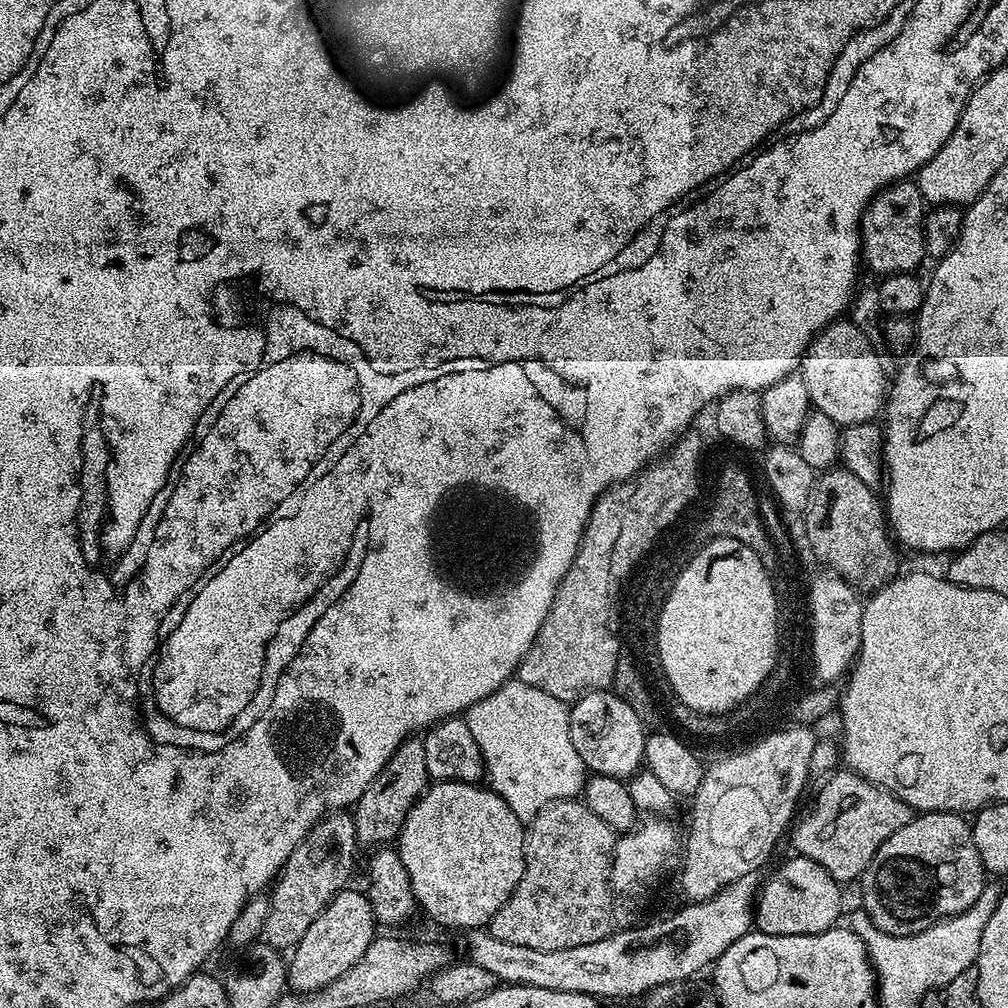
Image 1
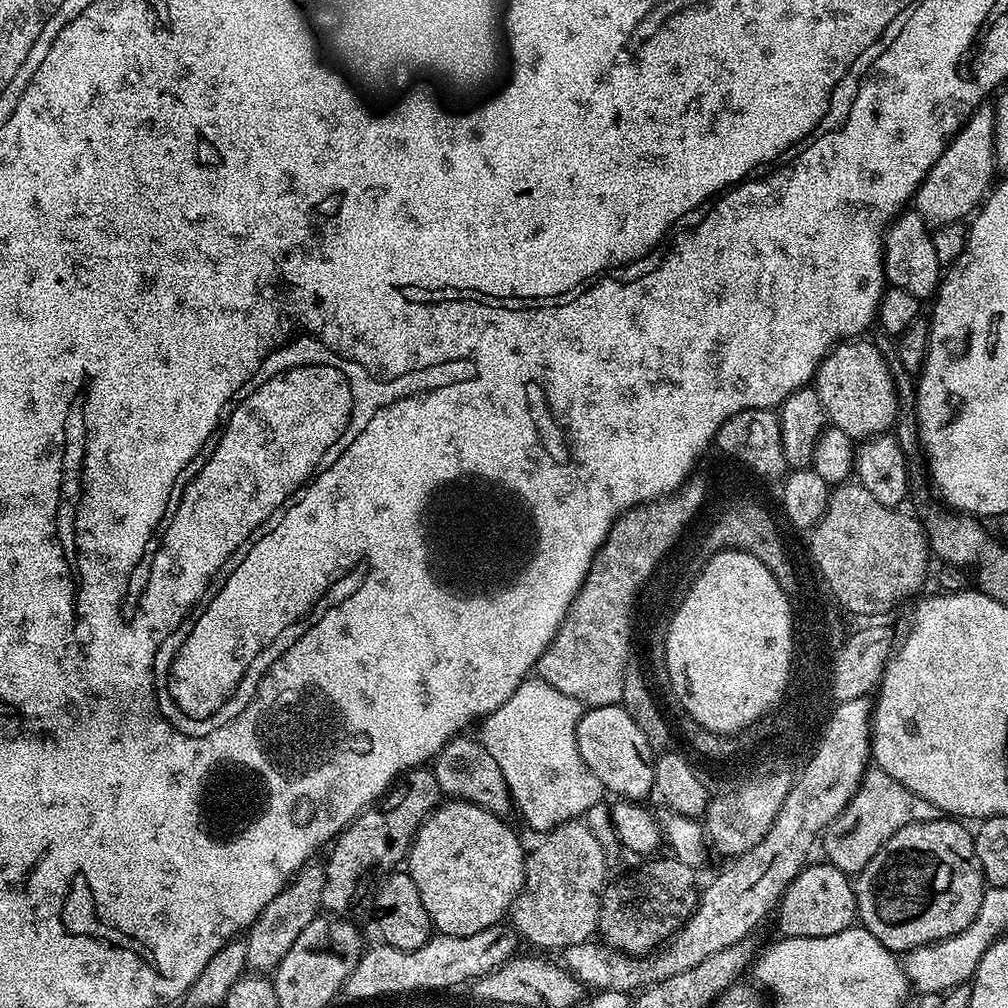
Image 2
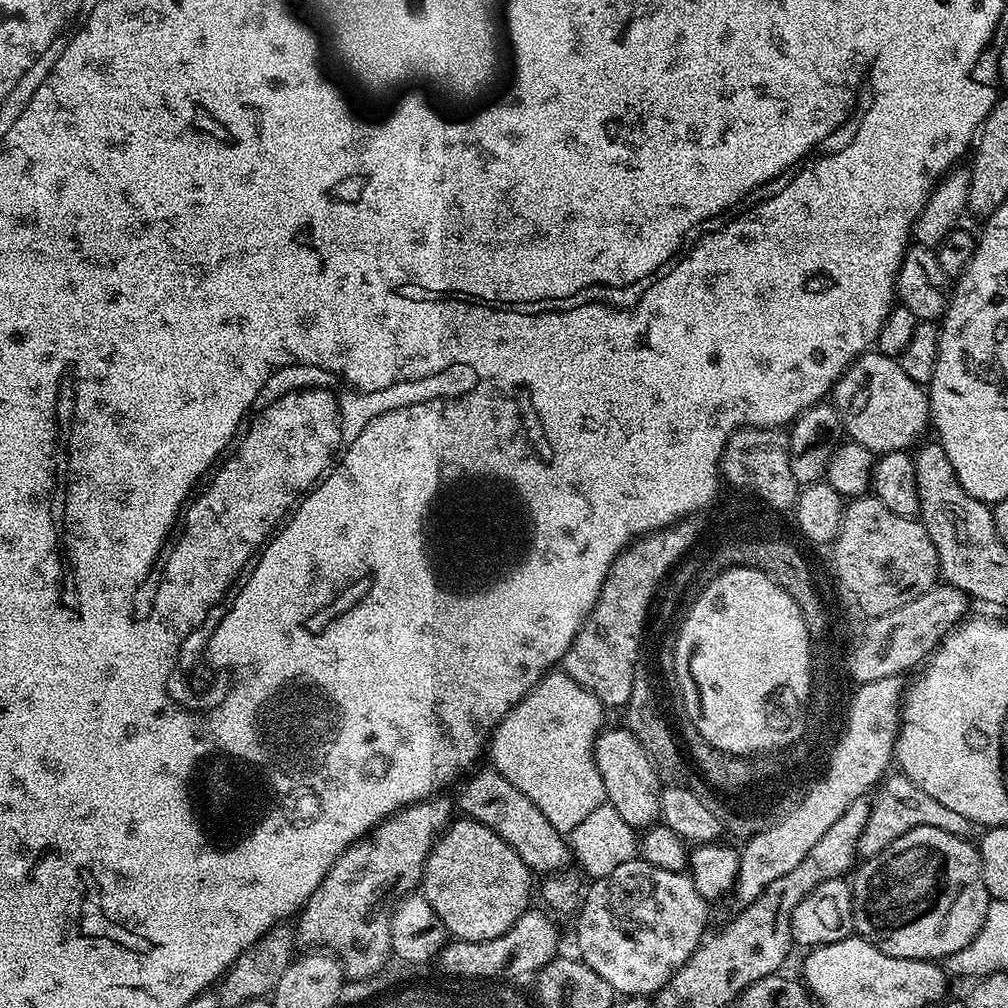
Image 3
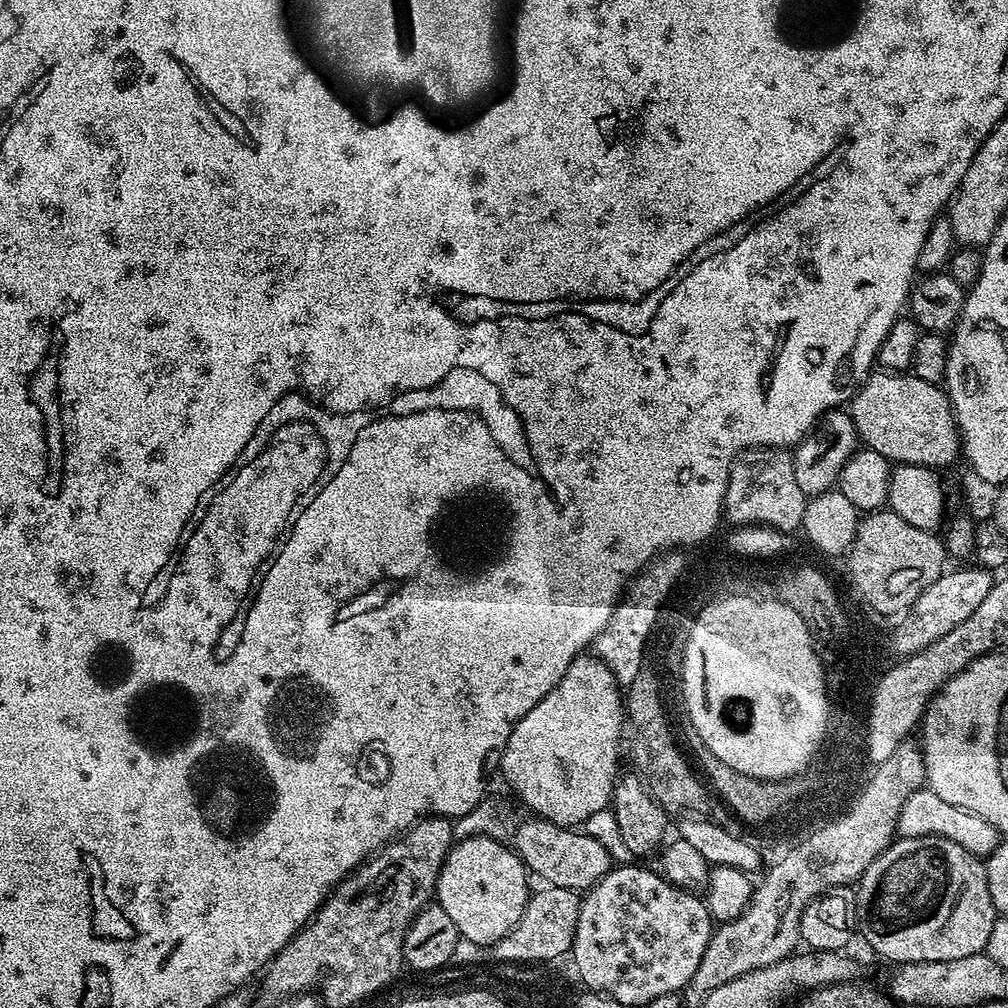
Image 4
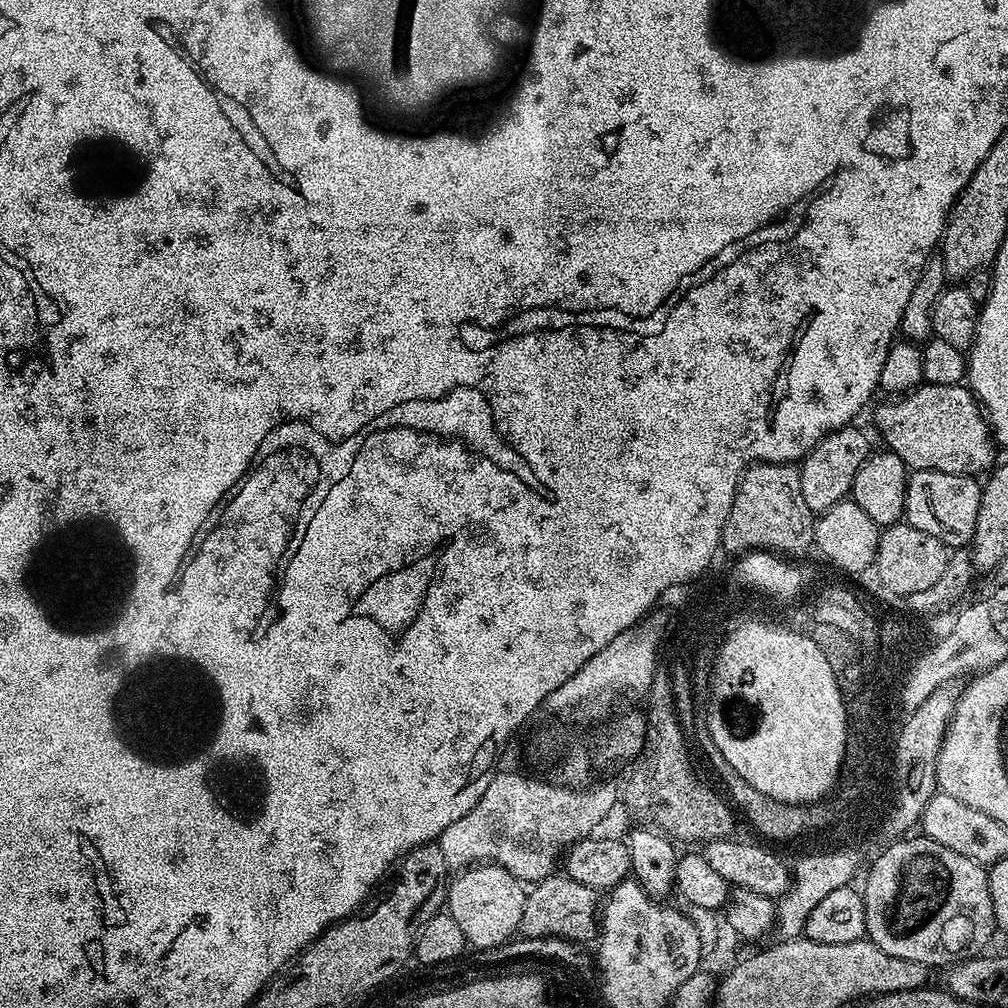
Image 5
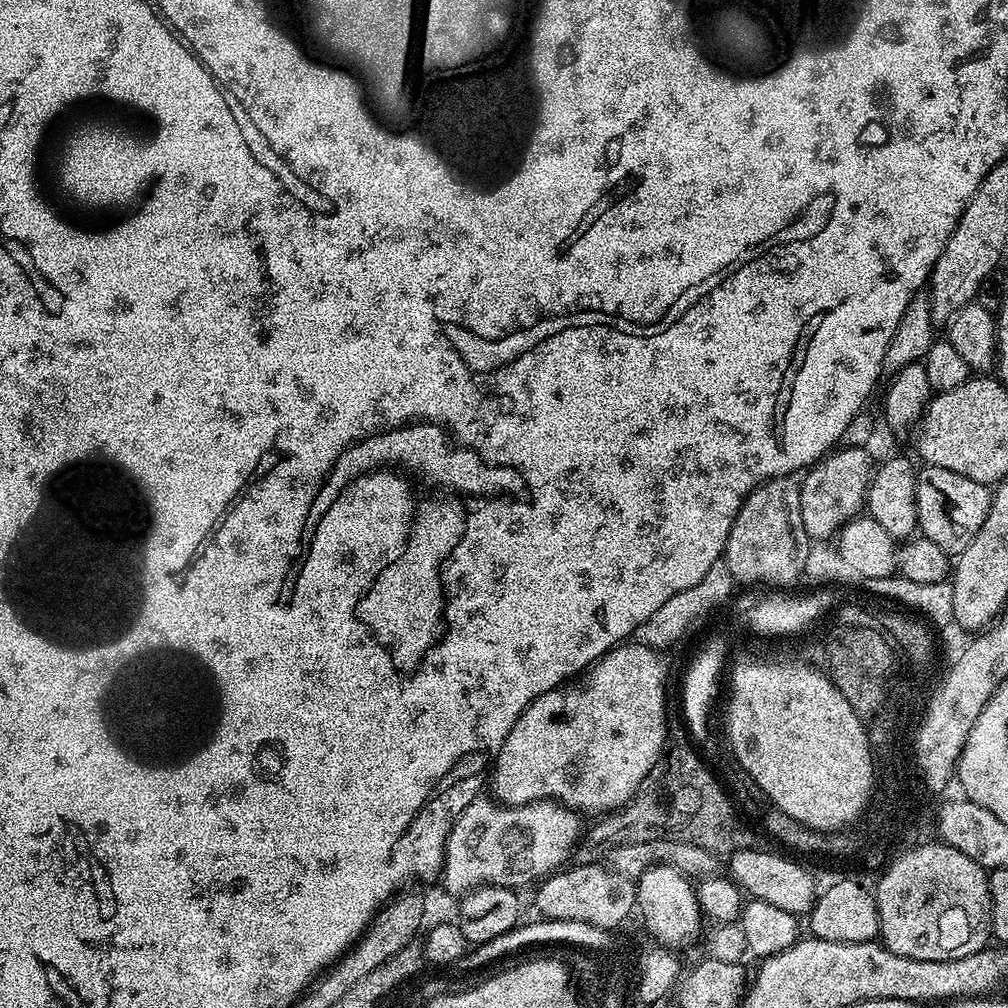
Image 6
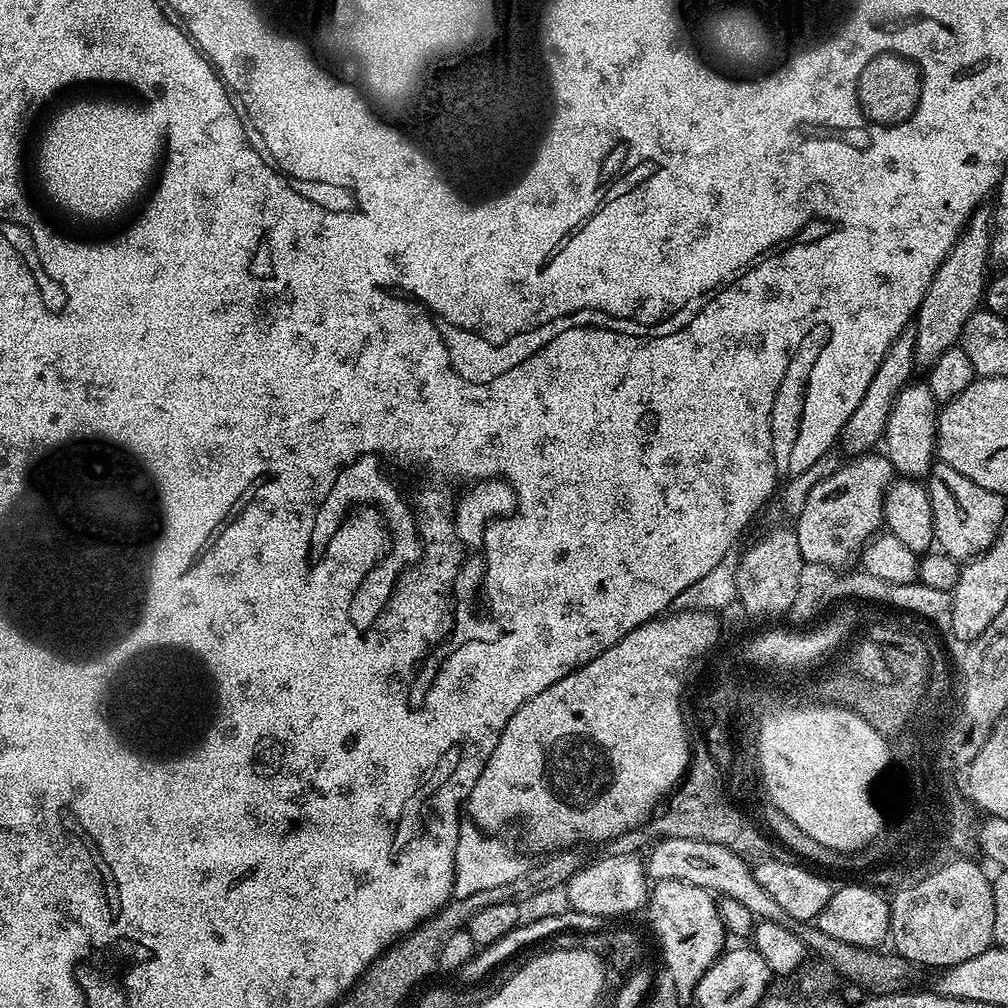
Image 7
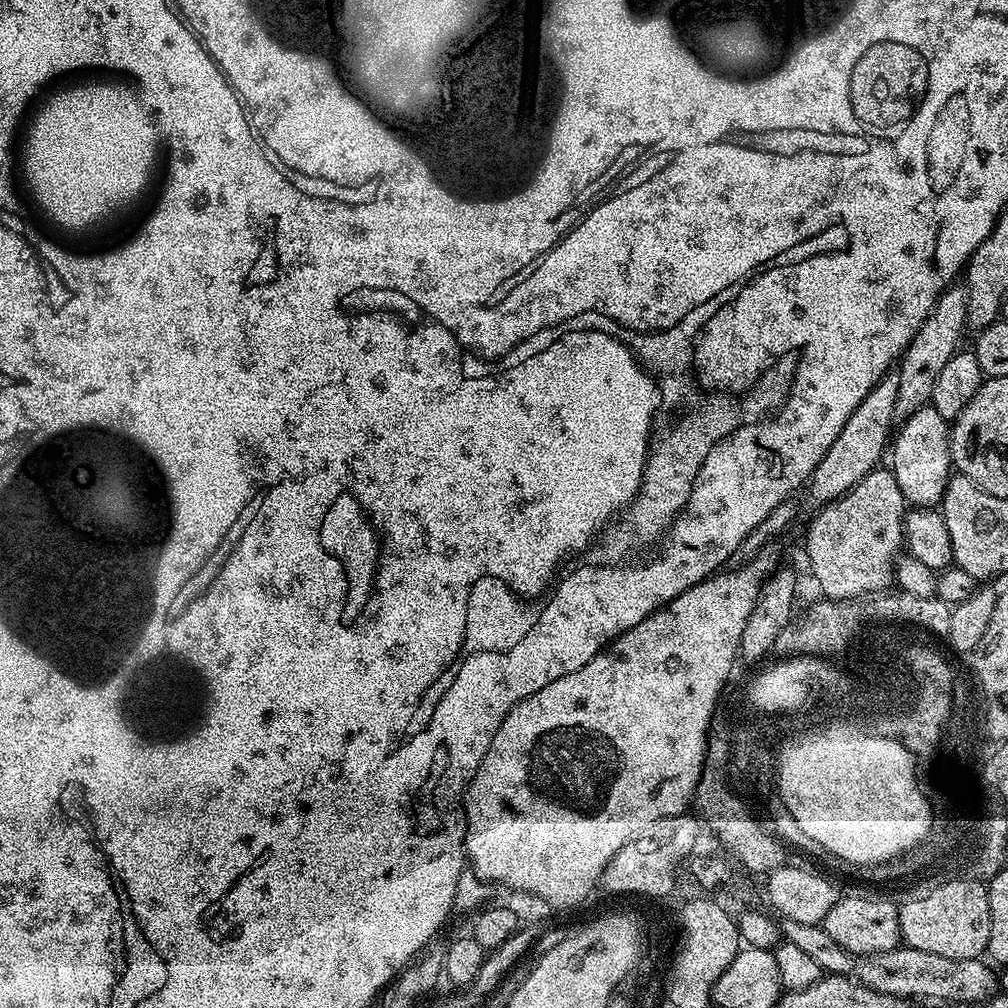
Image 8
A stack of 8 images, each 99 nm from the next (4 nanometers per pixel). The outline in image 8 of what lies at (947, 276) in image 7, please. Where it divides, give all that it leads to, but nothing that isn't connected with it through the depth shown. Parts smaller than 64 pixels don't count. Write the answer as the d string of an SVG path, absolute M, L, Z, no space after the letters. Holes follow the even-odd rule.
M949 286L936 299L935 306L930 310L926 322L914 334L908 349L900 355L898 367L898 396L894 402L893 421L903 422L914 410L925 407L934 394L934 381L938 374L950 362L950 358L961 347L960 335L966 332L968 322L968 303L963 287Z

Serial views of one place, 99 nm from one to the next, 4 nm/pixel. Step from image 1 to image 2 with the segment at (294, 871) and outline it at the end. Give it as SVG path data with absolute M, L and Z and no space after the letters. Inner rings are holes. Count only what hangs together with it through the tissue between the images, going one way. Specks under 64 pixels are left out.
M309 862L292 877L289 884L281 890L258 914L258 918L252 923L252 927L246 932L246 950L248 951L248 968L256 974L272 974L290 954L290 946L298 942L298 934L310 926L310 922L316 919L321 911L320 899L322 898L322 886L324 885L324 868L316 862Z

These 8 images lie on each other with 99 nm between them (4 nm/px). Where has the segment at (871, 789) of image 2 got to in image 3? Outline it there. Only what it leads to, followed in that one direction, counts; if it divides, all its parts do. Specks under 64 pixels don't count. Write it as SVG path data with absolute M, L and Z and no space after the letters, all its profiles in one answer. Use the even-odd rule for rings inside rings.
M903 774L885 775L882 783L875 789L874 797L868 809L868 821L860 835L860 847L858 849L861 857L877 856L890 846L890 842L898 842L902 834L906 834L912 828L918 826L938 826L938 830L946 830L955 836L967 837L969 835L970 822L962 818L962 814L942 806L938 798L930 798L926 790L922 790L914 782L910 782Z

